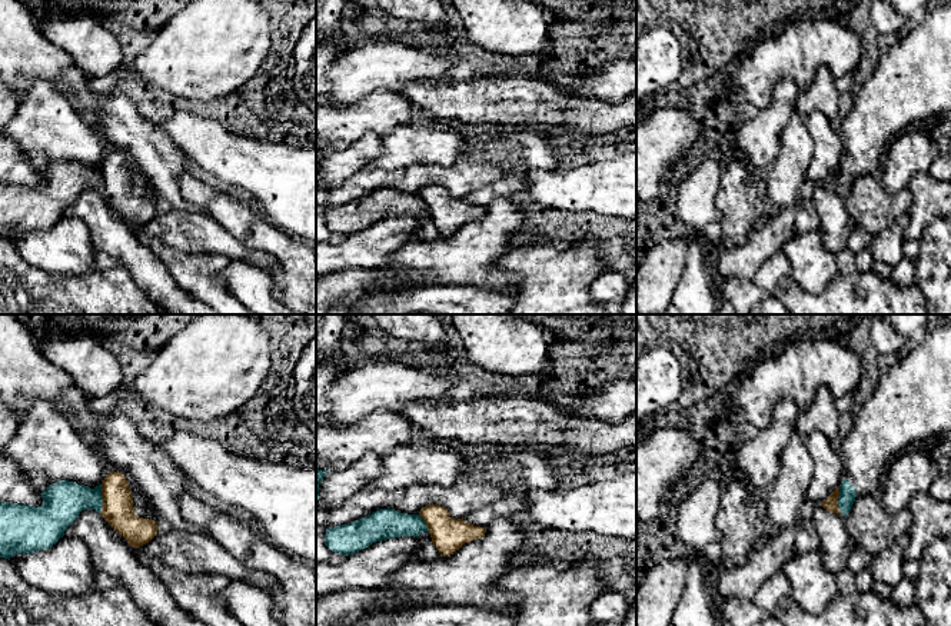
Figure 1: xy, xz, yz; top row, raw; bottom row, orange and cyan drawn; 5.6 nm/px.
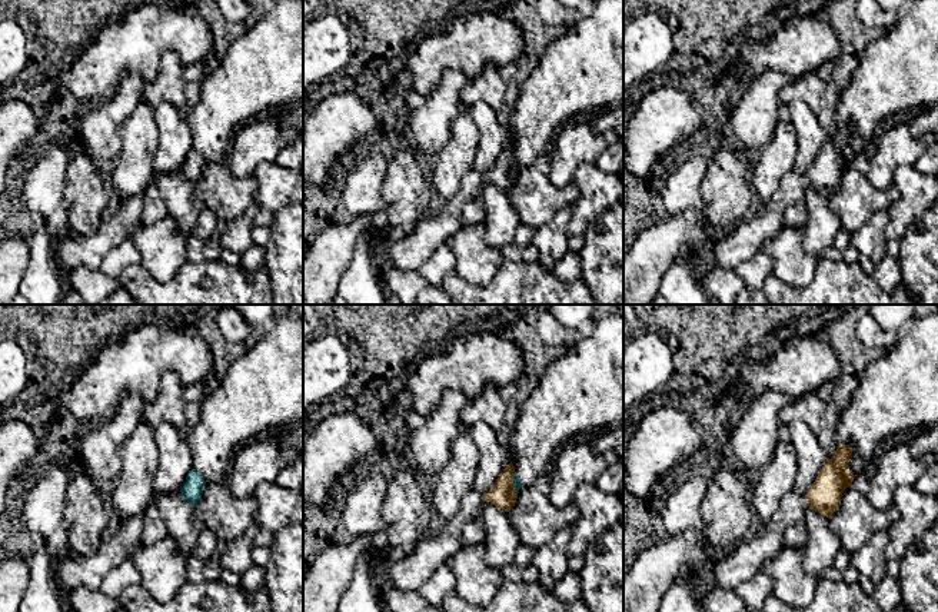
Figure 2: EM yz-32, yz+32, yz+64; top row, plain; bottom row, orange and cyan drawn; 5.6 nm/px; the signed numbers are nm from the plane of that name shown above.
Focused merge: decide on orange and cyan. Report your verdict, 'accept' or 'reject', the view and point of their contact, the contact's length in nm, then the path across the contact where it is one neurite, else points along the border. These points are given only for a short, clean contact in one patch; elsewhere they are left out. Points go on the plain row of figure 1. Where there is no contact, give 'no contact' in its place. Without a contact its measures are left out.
reject; meets orange in yz at (837, 179); contact 170 nm long; border along yz (841, 165), (838, 176), (840, 193)

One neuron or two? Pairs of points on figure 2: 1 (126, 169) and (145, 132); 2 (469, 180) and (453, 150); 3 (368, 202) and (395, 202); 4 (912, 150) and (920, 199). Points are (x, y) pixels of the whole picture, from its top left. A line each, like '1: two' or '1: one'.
1: one
2: two
3: two
4: two

